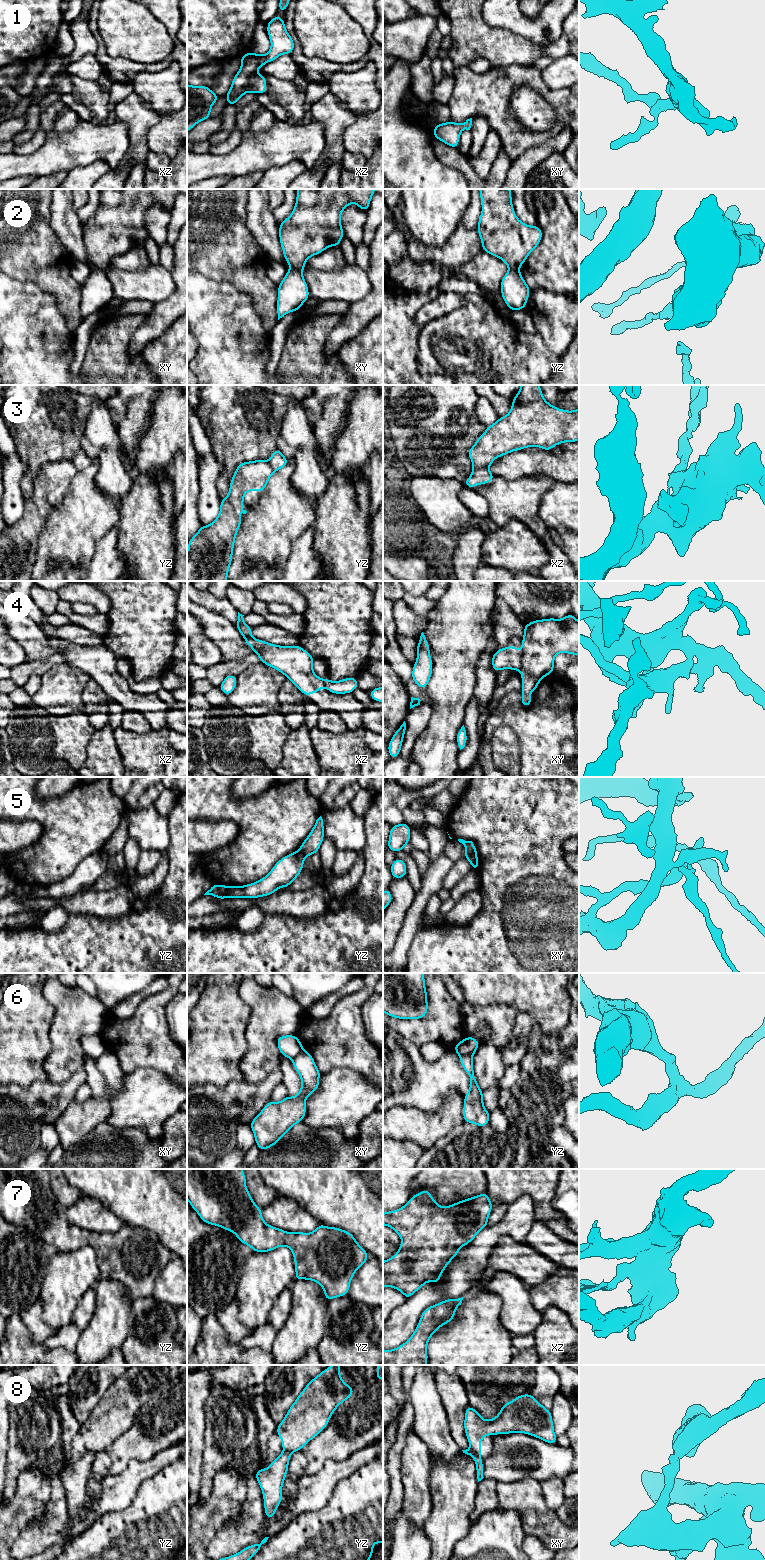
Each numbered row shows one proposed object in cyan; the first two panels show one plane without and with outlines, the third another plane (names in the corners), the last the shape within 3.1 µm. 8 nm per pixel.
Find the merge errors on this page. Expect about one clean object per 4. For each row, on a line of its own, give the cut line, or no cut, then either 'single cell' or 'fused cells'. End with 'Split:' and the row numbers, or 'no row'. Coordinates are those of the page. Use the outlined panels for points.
1: no cut | single cell
2: xy (292, 267), (301, 271) | fused cells
3: xz (487, 466), (473, 469) | fused cells
4: xy (522, 653), (521, 667), (519, 669) | fused cells
5: xy (466, 850), (476, 854) | fused cells
6: yz (472, 1054), (460, 1057) | fused cells
7: no cut | single cell
8: xy (471, 1450), (478, 1456) | fused cells
Split: 2, 3, 4, 5, 6, 8

